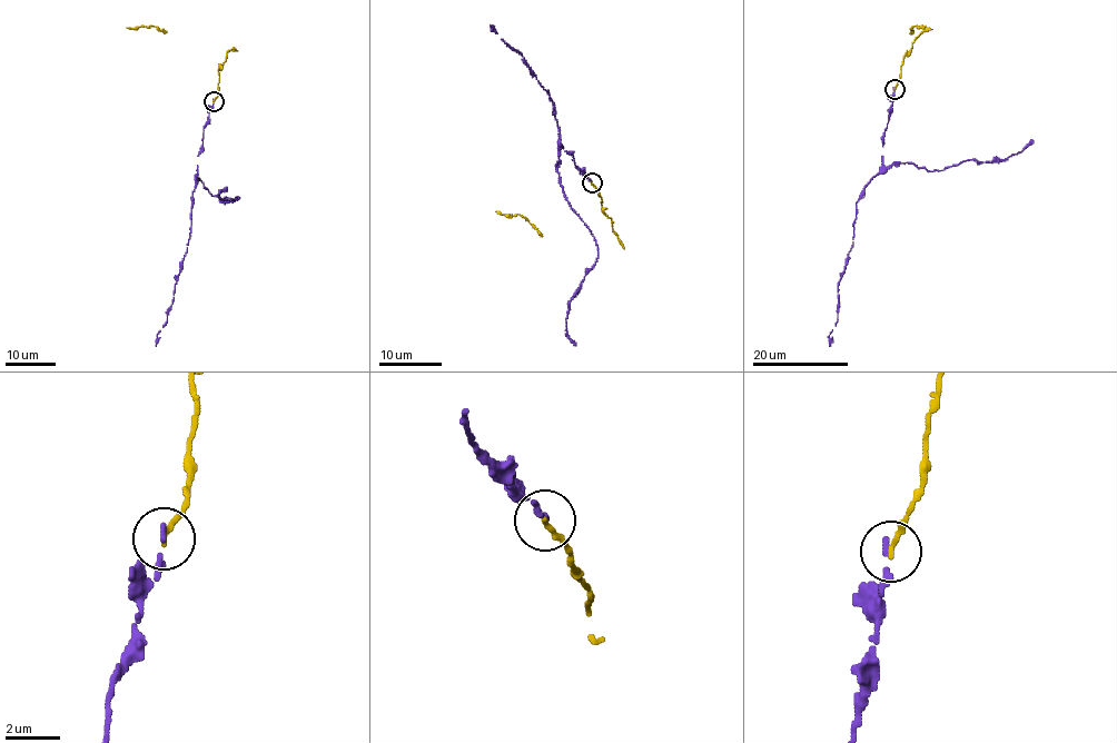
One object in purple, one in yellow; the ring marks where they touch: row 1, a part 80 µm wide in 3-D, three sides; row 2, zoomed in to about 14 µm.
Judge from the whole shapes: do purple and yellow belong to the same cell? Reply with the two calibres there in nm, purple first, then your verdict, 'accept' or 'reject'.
220 nm thick on the purple side, 200 nm on the other; accept

